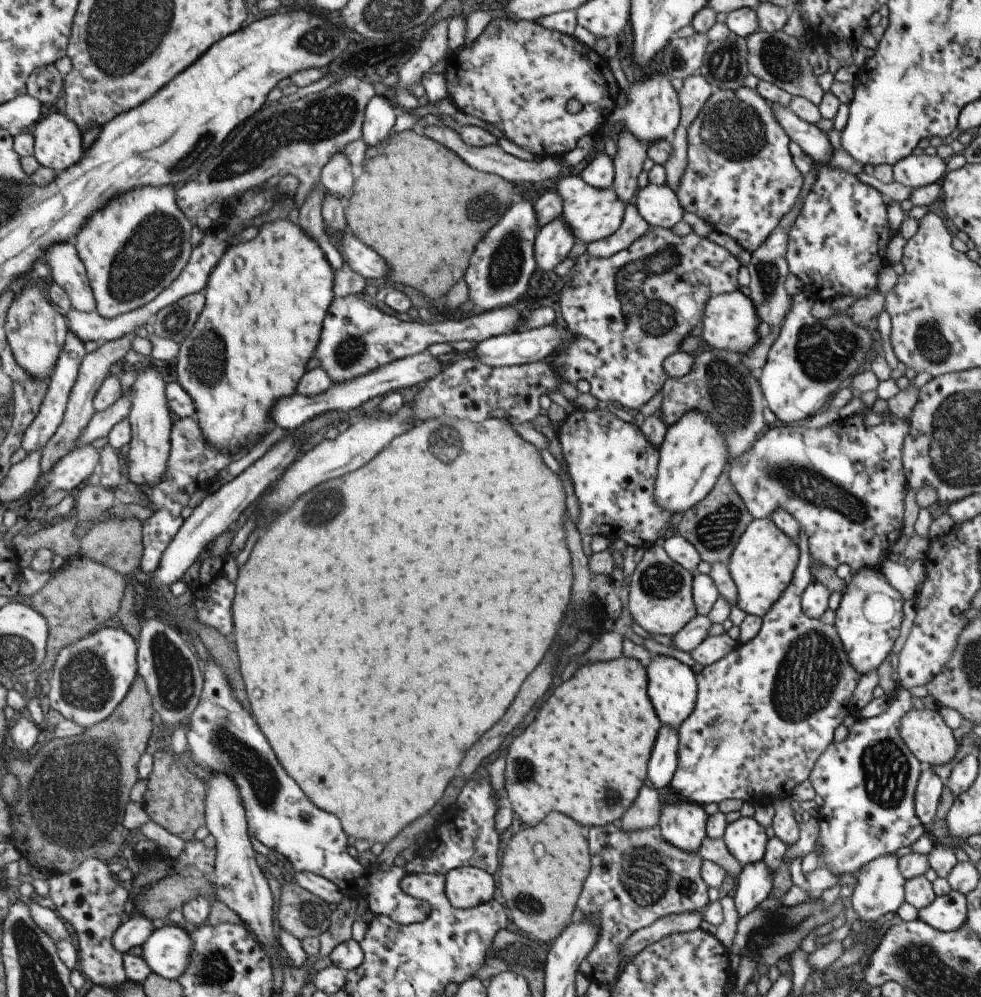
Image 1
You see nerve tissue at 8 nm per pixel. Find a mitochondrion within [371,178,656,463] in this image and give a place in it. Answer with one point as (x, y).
(504, 270)

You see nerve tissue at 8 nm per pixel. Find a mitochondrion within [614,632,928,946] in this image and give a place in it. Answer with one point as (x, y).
(646, 874)

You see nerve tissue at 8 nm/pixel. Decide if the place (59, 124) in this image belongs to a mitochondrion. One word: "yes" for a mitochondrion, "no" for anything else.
no

